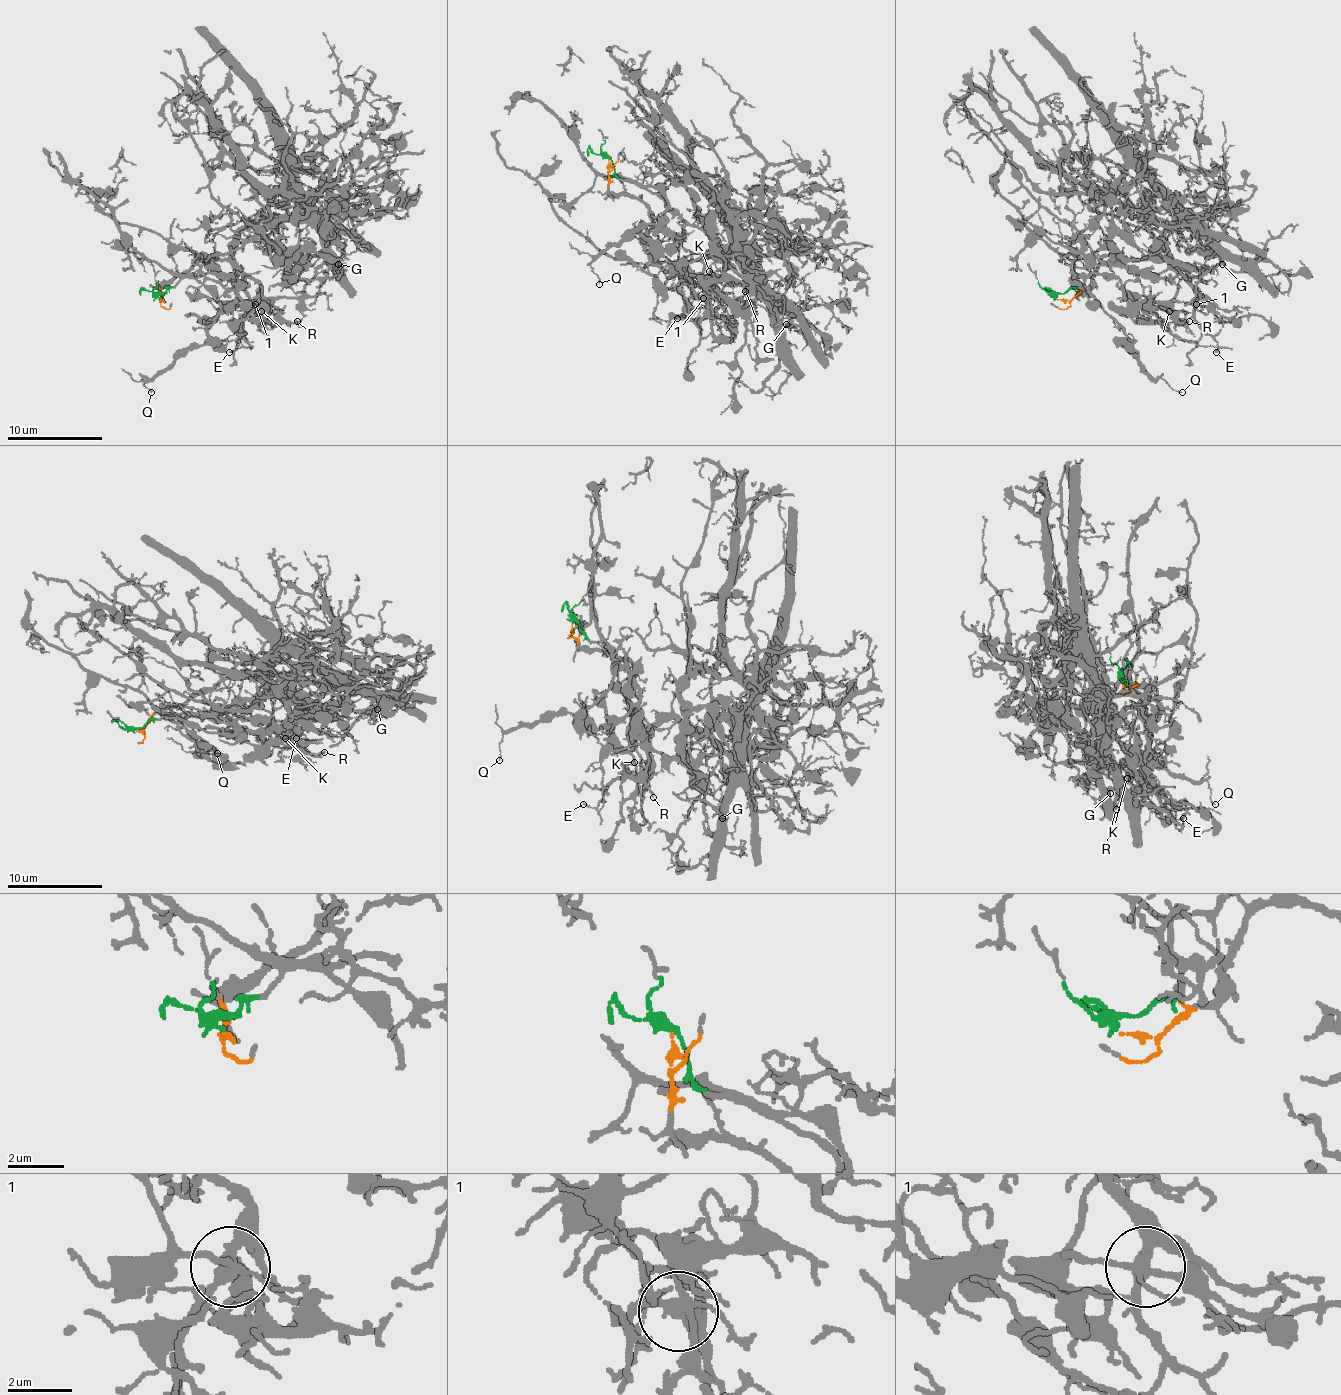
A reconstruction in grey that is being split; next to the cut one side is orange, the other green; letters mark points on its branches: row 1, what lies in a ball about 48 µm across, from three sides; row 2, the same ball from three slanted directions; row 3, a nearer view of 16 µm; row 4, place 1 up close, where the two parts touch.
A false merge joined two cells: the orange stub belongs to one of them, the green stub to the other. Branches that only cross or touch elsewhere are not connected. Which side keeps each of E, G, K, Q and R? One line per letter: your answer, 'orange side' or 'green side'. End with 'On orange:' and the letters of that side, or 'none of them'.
E: orange side
G: orange side
K: green side
Q: green side
R: green side
On orange: E, G

